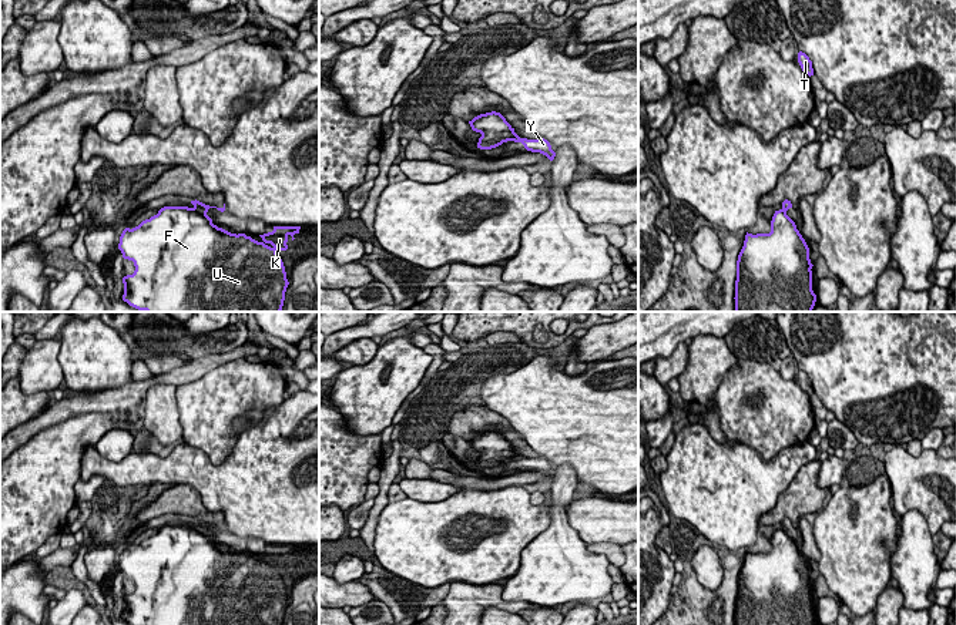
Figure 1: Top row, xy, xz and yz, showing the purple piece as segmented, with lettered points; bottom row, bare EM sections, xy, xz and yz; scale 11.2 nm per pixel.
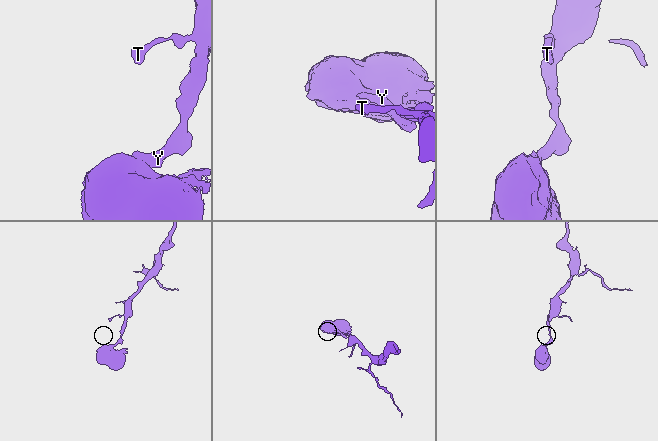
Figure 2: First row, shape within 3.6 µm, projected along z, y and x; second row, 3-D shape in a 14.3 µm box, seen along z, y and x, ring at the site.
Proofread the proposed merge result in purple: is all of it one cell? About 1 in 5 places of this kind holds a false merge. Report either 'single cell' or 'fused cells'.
fused cells

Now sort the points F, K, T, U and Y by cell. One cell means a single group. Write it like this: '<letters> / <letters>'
F K U / T Y

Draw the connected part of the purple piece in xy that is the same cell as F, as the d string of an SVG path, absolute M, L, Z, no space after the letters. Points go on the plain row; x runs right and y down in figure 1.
M164 525L157 534L138 545L125 547L118 568L124 578L133 579L135 589L123 597L123 619L130 625L284 625L289 604L278 569L288 568L288 555L299 552L301 545L274 545L272 551L259 554L261 561L245 552L231 552L212 542L212 538L195 527Z

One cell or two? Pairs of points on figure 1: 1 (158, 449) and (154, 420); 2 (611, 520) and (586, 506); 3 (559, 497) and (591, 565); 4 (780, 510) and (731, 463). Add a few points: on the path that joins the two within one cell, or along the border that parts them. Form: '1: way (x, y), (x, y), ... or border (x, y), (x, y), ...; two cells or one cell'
1: border (143, 427), (161, 443), (174, 446); two cells
2: way (606, 520), (600, 520), (591, 511); one cell
3: way (559, 514), (559, 531), (574, 548); one cell
4: border (794, 477), (758, 524); two cells

